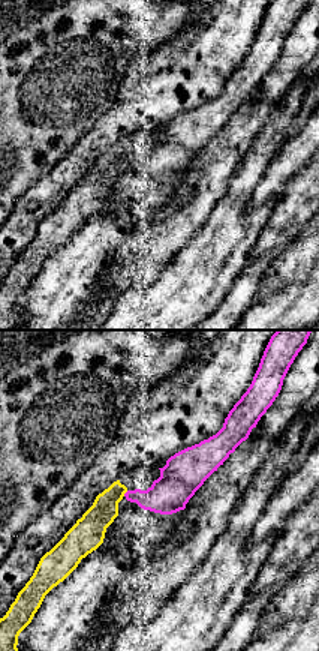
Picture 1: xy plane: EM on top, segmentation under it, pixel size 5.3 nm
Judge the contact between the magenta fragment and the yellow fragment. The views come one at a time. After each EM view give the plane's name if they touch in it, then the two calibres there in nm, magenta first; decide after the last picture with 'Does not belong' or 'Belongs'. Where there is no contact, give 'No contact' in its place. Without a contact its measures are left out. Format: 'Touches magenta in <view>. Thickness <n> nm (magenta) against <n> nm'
Touches magenta in xy. Thickness 200 nm (magenta) against 160 nm

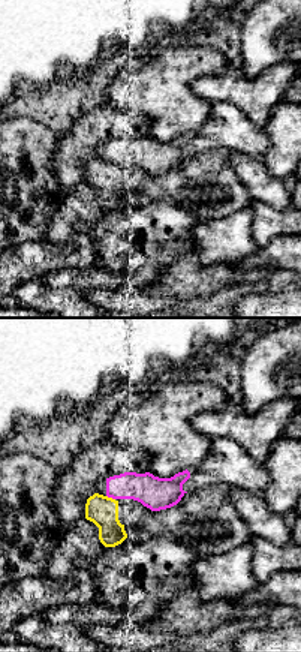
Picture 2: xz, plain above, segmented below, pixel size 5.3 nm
Touches magenta in xz. Thickness 180 nm (magenta) against 160 nm

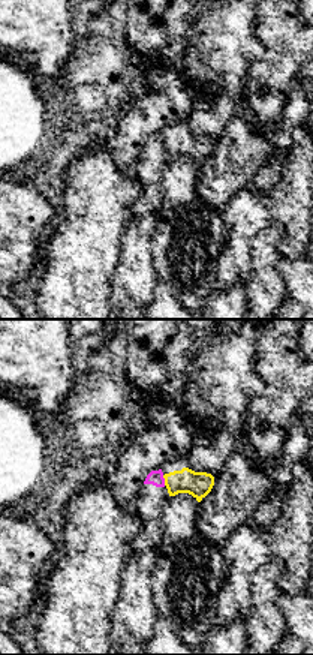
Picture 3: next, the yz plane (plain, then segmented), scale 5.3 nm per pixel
Touches magenta in yz. Thickness 80 nm (magenta) against 140 nm

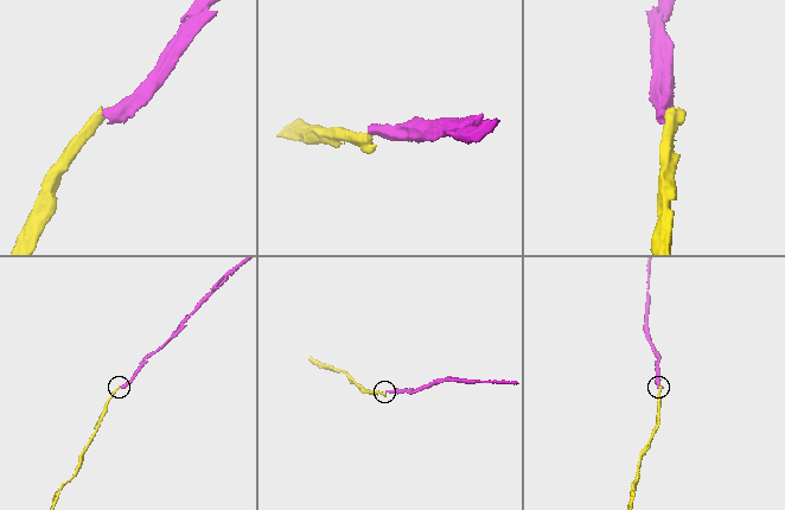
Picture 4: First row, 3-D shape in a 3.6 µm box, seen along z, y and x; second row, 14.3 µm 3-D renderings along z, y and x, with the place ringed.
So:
Does not belong

